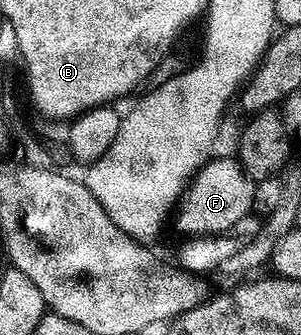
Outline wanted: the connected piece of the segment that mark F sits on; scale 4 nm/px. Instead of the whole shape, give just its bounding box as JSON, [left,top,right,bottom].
[176,156,255,235]

